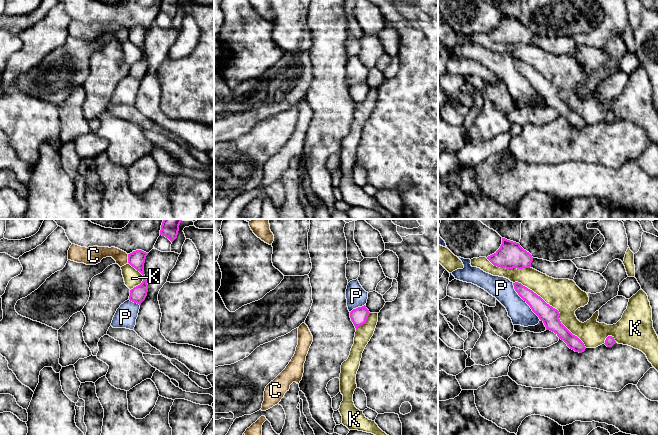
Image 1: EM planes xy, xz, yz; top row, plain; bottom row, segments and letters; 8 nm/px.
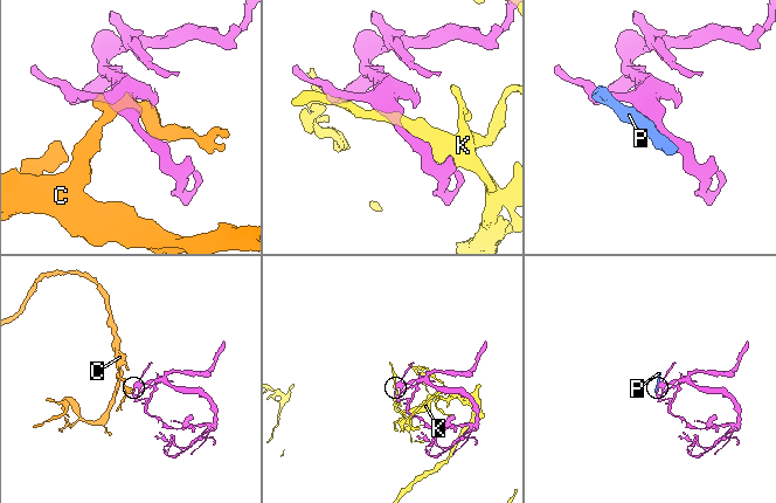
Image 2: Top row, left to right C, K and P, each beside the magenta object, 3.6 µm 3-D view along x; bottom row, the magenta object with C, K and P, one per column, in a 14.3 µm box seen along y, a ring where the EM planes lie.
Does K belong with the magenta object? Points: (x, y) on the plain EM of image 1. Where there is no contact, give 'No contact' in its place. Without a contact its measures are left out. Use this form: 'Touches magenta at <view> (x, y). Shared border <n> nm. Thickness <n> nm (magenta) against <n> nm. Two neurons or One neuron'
Touches magenta at yz (554, 84). Shared border 800 nm. Thickness 140 nm (magenta) against 260 nm. Two neurons

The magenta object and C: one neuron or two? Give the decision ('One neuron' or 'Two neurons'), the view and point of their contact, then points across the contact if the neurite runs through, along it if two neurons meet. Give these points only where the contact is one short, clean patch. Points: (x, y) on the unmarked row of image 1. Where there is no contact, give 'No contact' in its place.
Two neurons. Touches magenta at xy (128, 34). Boundary: xy (127, 30), (128, 38)

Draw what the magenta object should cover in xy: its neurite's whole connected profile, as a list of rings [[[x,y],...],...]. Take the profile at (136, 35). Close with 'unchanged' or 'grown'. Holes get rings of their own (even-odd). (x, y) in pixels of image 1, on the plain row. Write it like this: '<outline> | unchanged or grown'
[[[136,26],[128,30],[128,39],[143,51],[143,57],[140,61],[130,66],[129,76],[141,81],[148,68],[148,60],[144,51],[144,39],[148,29],[142,26]]] | unchanged

